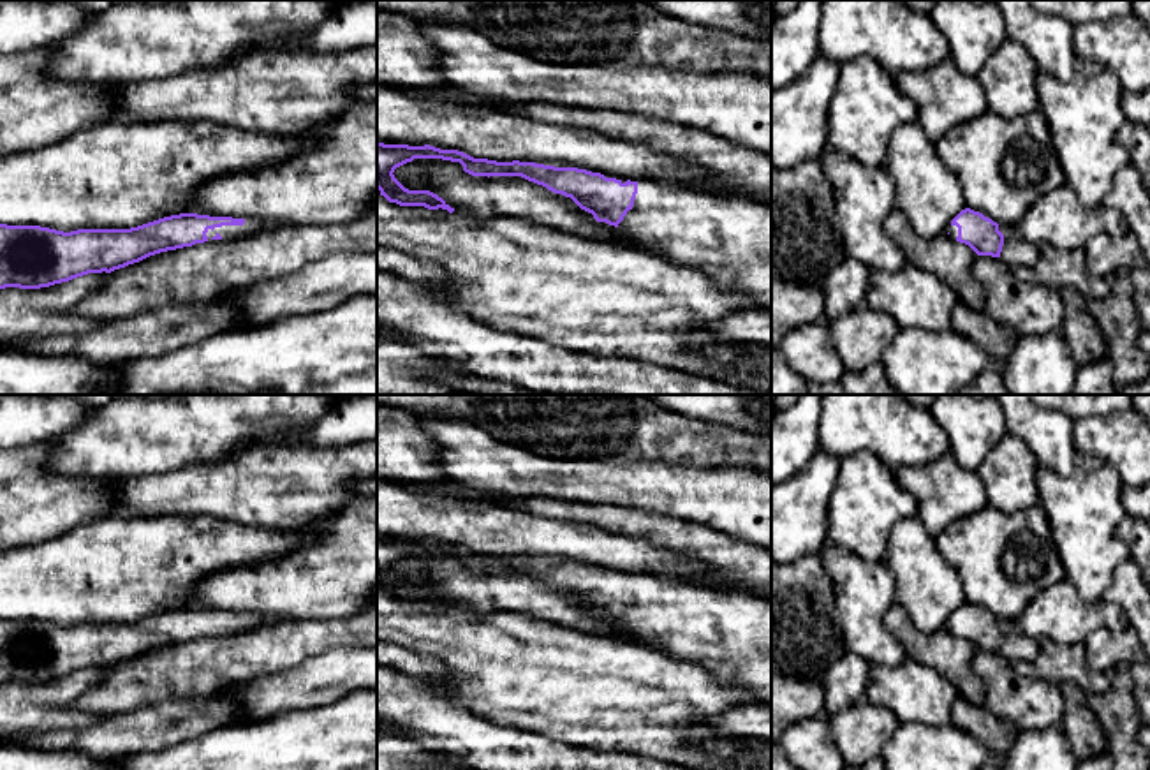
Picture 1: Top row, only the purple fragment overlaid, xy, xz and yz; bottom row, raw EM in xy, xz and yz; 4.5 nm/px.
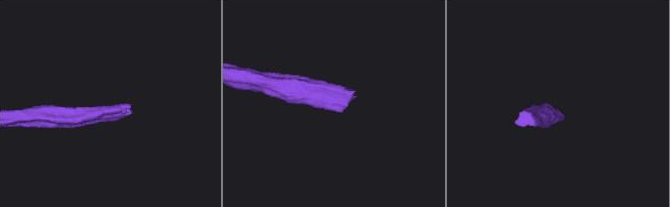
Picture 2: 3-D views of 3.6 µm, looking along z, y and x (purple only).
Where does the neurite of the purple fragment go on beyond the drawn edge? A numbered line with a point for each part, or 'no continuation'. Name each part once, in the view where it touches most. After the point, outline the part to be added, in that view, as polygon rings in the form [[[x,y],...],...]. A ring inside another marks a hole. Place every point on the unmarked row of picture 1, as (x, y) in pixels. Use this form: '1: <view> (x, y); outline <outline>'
1: xy (226, 626); outline [[[245,613],[243,620],[222,620],[222,622],[215,622],[213,626],[208,624],[206,631],[208,631],[208,636],[217,629],[220,629],[222,634],[236,634],[236,633],[248,631],[252,627],[257,627],[262,624],[271,624],[271,622],[275,622],[275,620],[261,618],[261,617],[254,617],[250,613]]]

